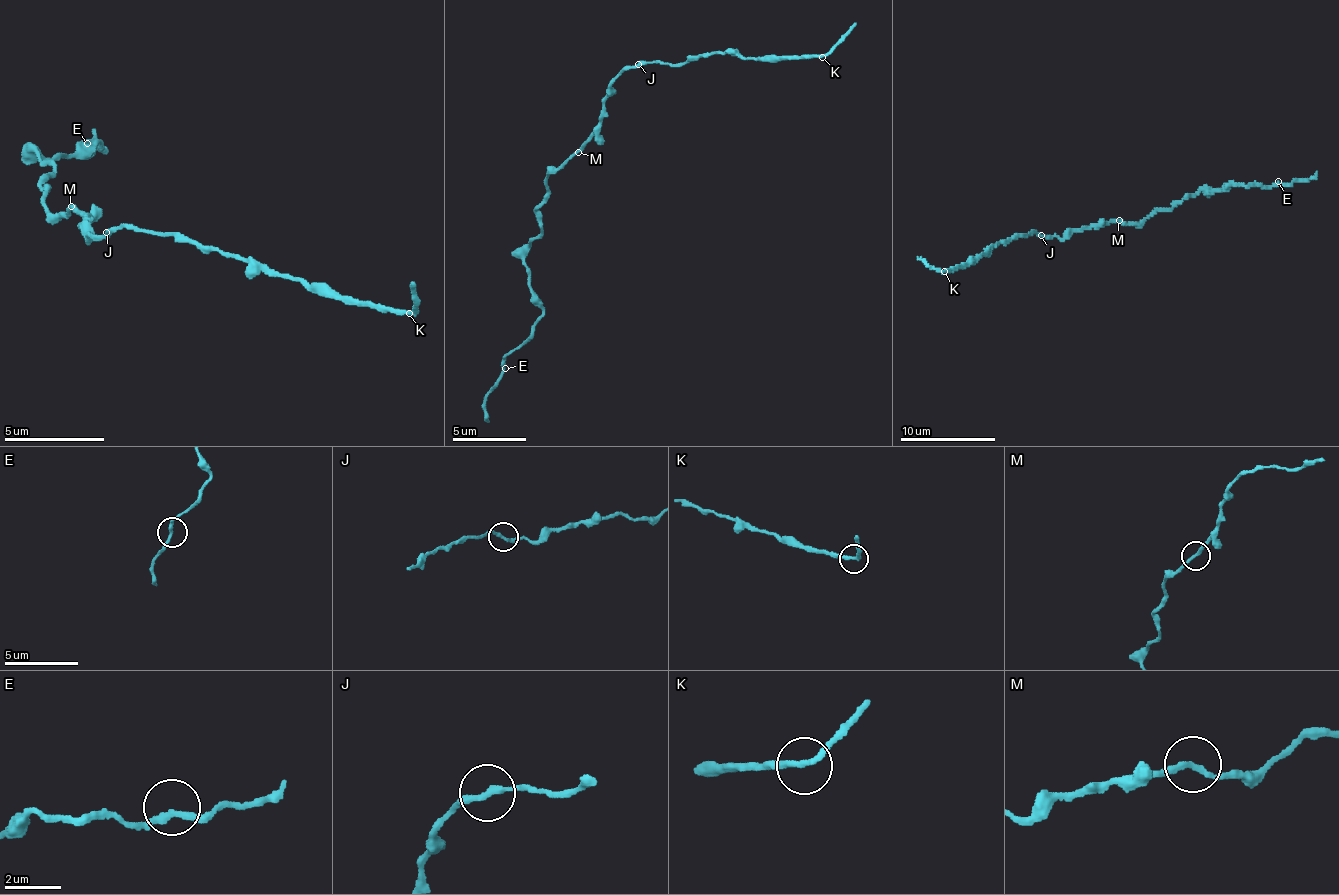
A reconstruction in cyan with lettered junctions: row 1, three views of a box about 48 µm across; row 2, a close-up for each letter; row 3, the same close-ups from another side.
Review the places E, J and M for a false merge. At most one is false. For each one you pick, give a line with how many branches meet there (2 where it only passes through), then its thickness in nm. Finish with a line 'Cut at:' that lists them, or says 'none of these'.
Cut at: none of these

